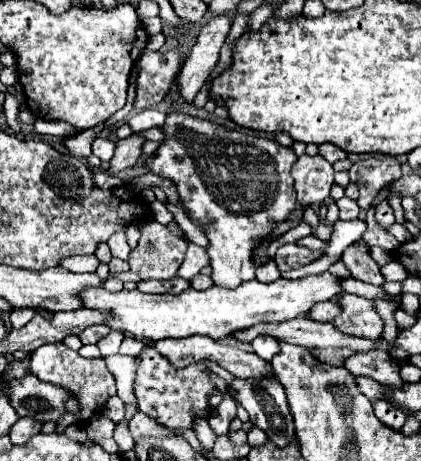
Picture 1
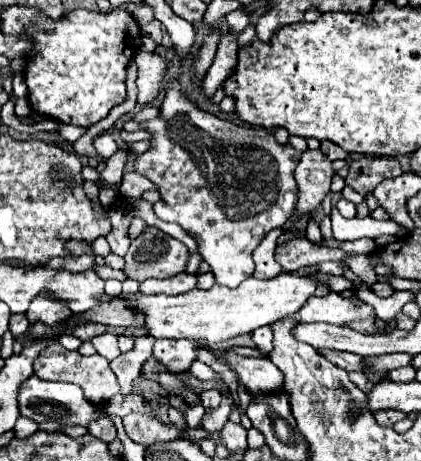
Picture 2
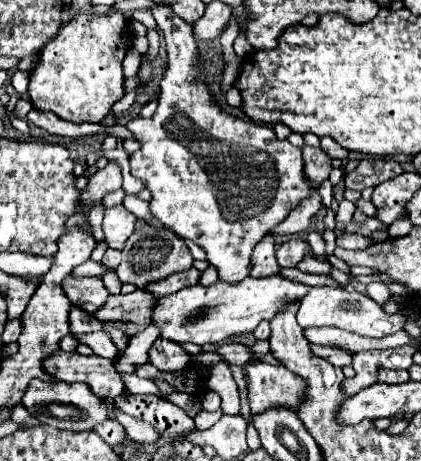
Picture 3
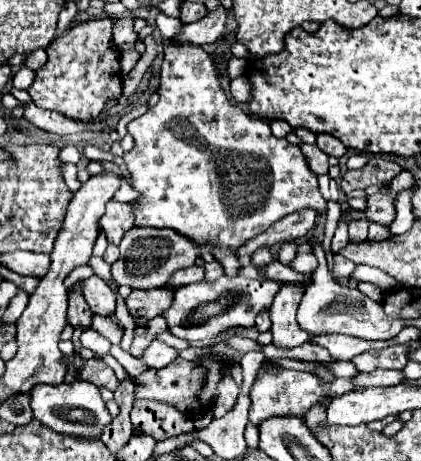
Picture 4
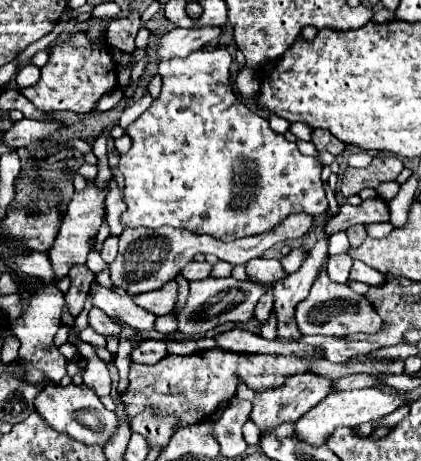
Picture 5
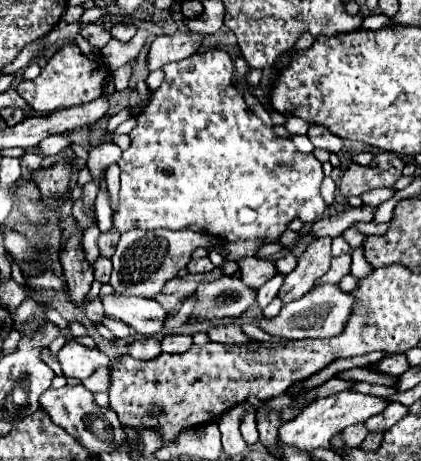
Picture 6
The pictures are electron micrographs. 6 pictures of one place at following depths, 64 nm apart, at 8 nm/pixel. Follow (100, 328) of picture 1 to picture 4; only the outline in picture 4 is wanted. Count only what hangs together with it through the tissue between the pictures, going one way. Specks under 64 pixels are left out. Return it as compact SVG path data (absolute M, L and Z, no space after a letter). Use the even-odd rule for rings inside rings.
M78 290L70 292L70 300L68 300L68 324L72 328L84 328L88 330L92 324L92 310L88 308L88 304L84 302L84 296Z

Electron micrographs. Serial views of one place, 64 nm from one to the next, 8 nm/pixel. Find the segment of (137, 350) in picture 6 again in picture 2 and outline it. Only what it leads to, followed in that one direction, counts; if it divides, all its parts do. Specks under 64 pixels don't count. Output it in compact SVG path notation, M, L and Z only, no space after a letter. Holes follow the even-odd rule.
M156 340L154 356L170 372L186 372L190 364L196 360L198 348L210 350L208 344L200 344L198 340Z

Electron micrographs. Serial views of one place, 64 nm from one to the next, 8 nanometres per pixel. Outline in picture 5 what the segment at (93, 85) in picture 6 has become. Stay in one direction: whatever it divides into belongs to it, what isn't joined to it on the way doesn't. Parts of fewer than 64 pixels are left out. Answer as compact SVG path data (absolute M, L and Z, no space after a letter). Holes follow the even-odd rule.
M78 30L70 34L62 44L54 44L50 48L50 60L40 70L40 80L20 90L36 108L44 112L70 110L76 114L92 112L98 100L112 92L118 86L118 72L112 60L112 48L104 40L88 40L86 30Z

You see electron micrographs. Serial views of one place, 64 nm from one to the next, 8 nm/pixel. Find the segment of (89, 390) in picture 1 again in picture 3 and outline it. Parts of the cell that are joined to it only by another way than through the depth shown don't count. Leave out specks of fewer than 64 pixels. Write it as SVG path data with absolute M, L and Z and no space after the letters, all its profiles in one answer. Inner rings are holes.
M56 350L56 356L48 356L48 360L44 360L44 368L48 368L56 380L88 384L94 396L100 400L116 398L124 390L112 360L100 358L96 354L82 356L78 352Z

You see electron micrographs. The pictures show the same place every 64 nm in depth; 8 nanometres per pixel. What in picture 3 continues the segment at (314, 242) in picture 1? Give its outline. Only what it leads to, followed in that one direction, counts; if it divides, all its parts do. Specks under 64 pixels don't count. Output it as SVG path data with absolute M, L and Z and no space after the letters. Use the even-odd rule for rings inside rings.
M346 234L336 240L337 247L349 250L363 250L373 243L374 242L370 237L359 234Z

